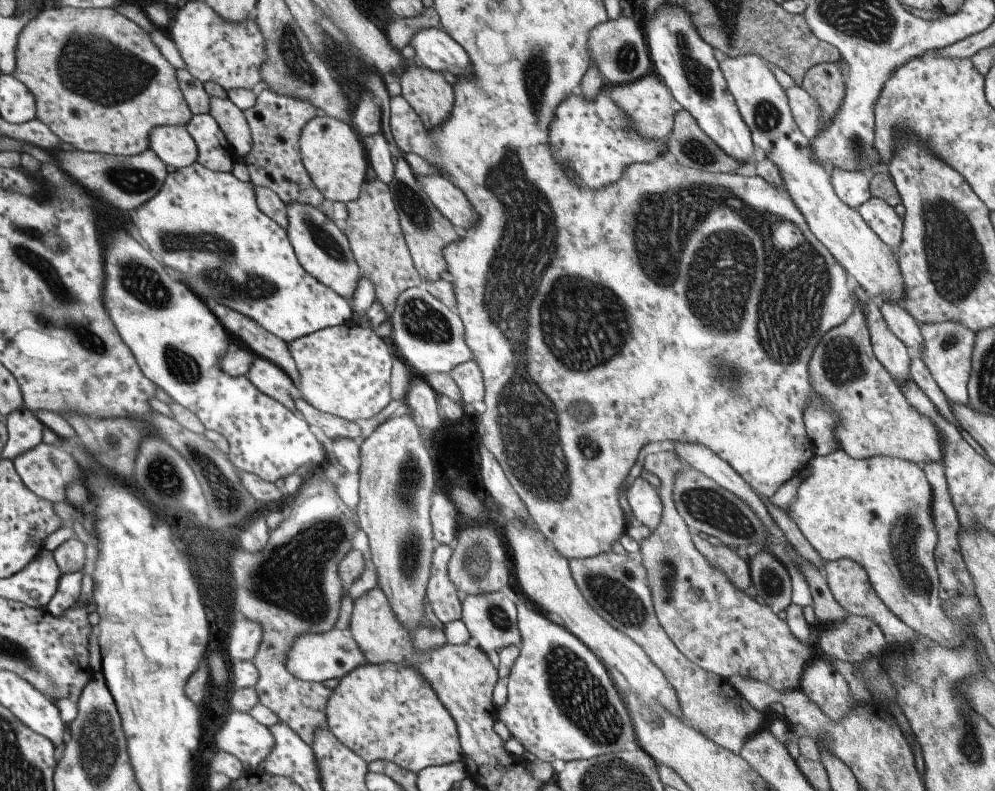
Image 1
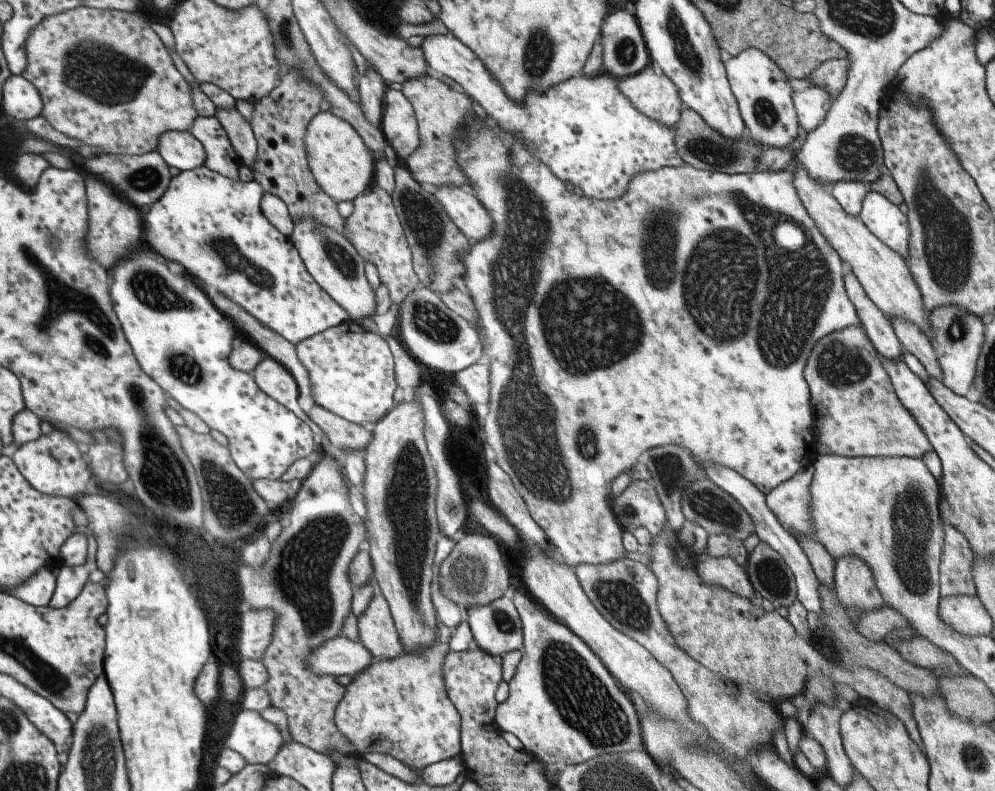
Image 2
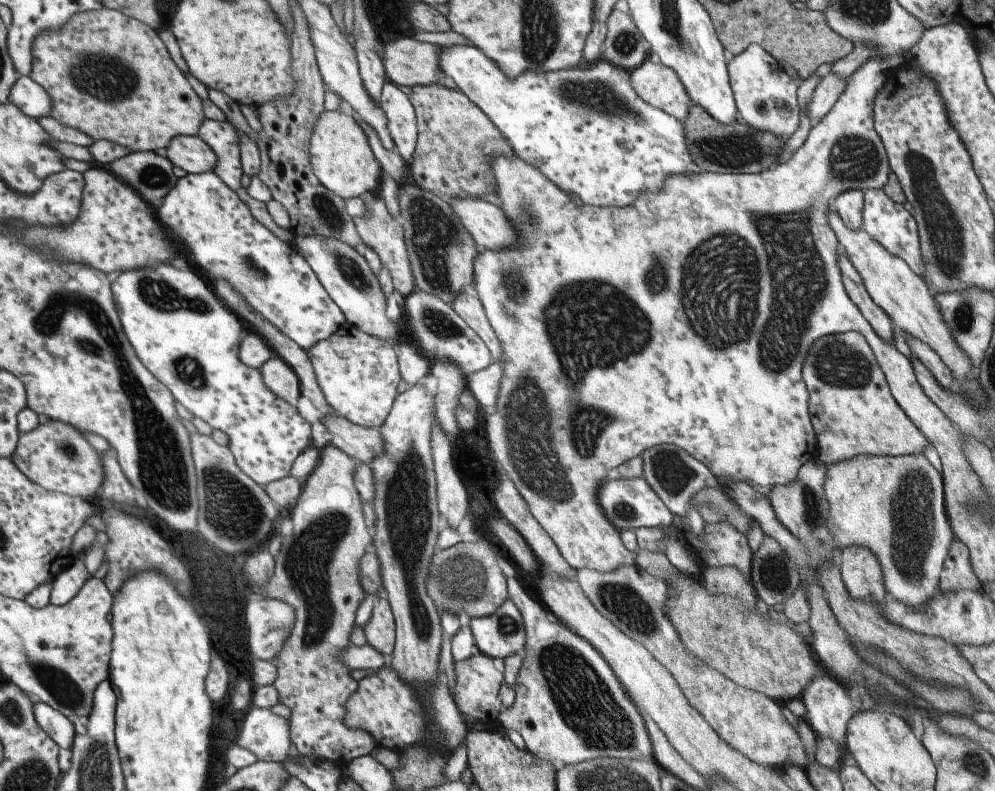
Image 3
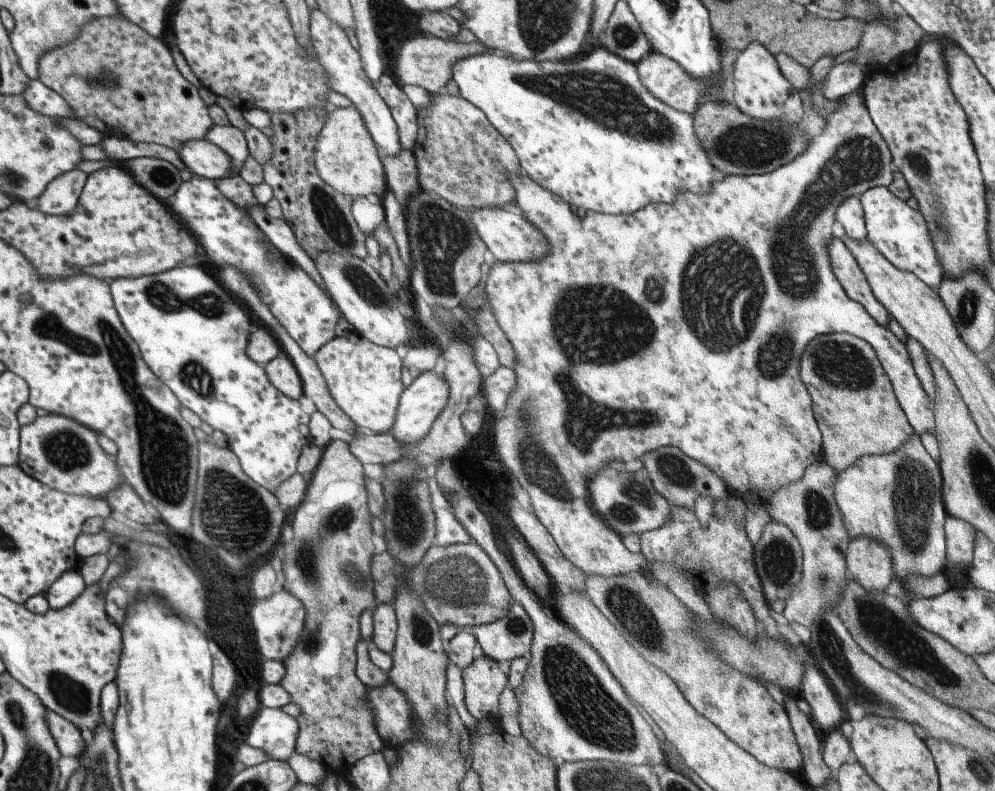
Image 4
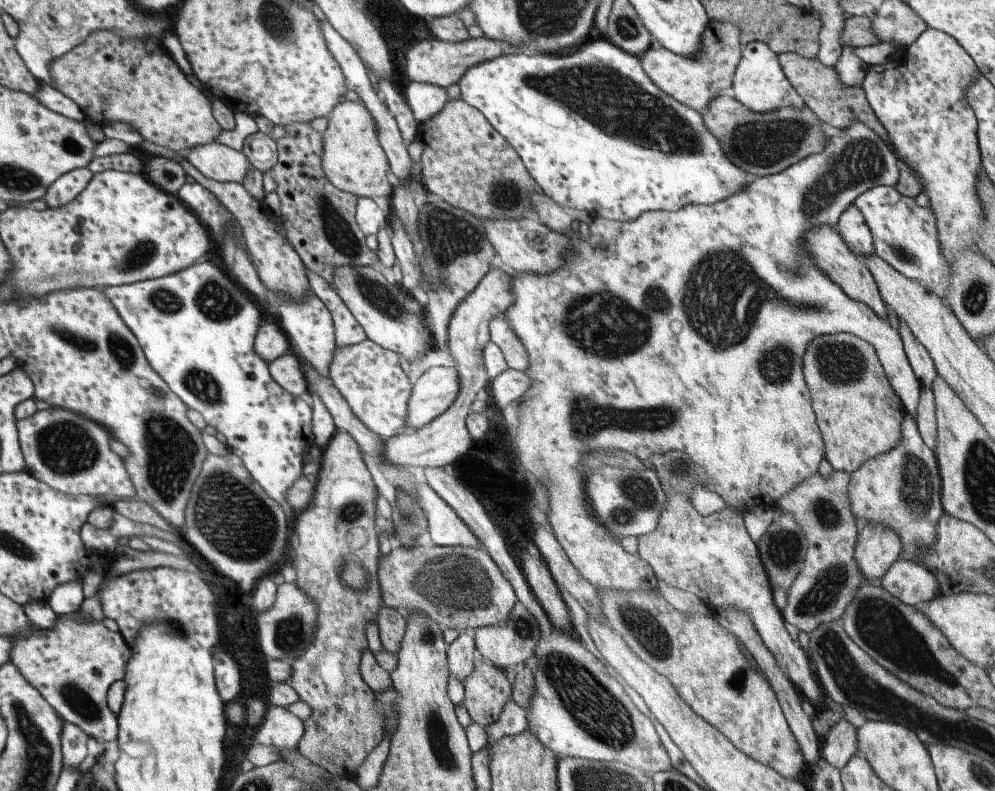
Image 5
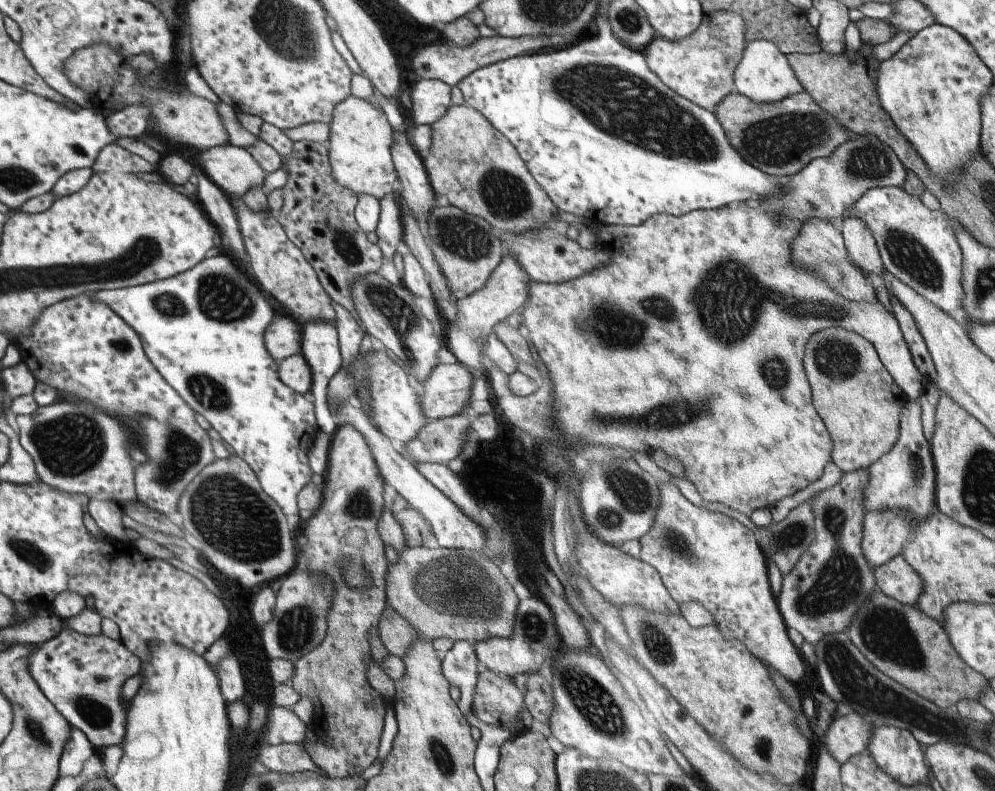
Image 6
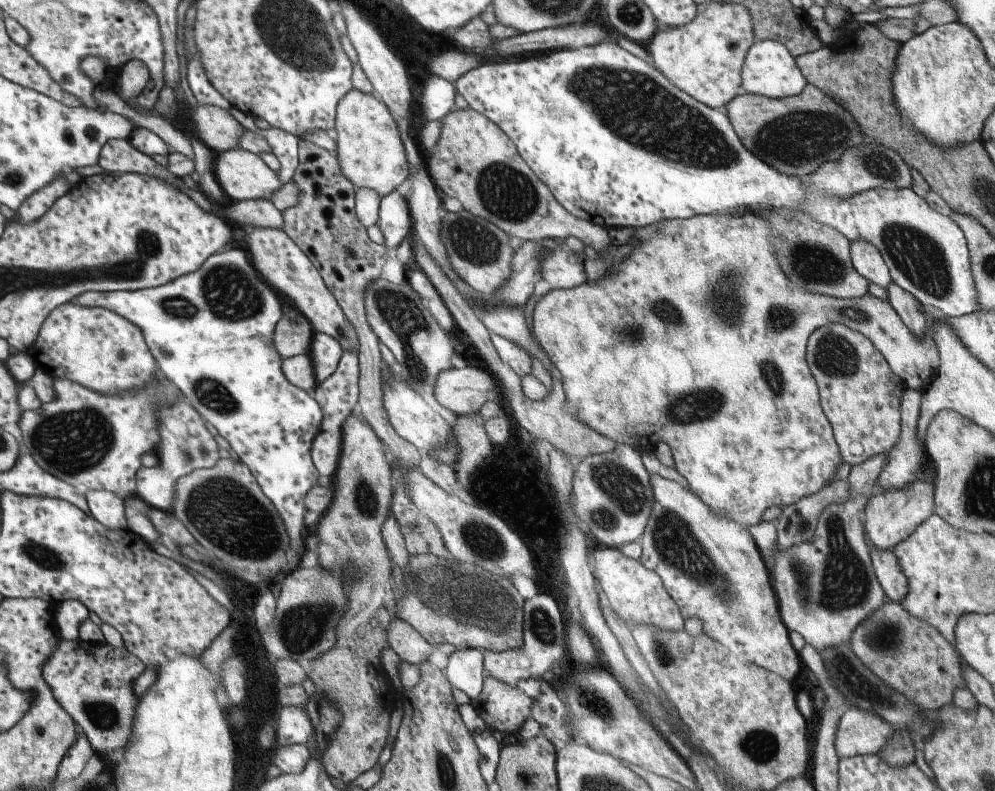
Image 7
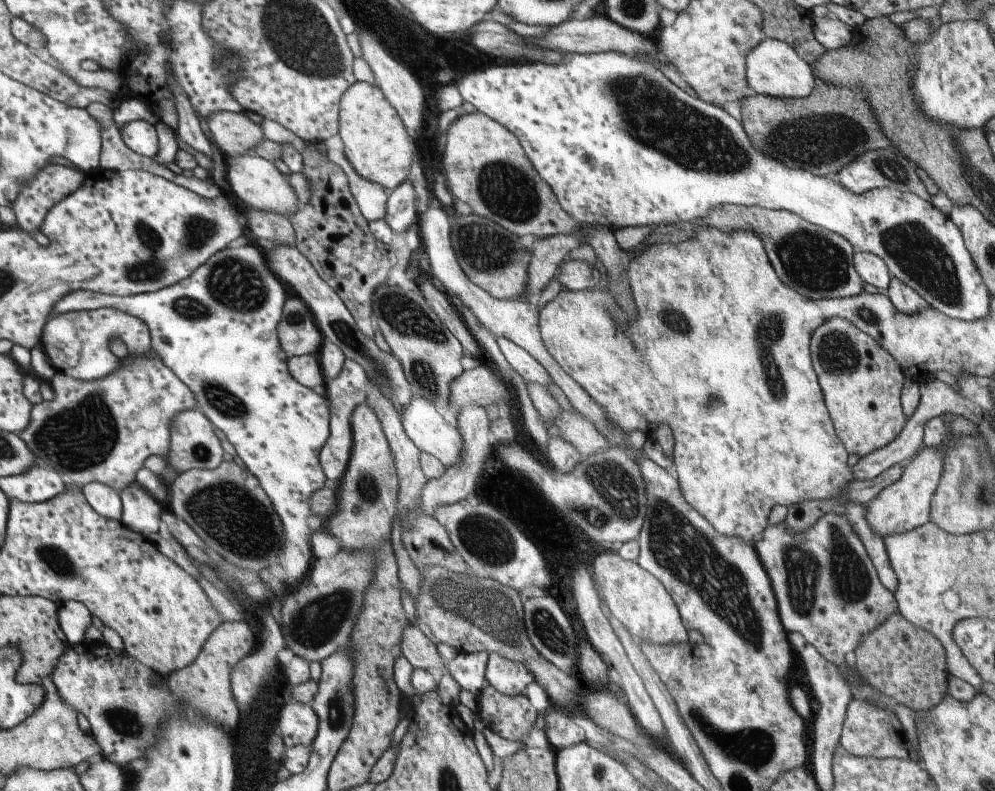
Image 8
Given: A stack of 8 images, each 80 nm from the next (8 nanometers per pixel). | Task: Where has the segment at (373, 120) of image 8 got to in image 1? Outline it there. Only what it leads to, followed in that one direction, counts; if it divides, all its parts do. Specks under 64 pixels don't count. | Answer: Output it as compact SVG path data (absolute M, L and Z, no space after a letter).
M327 114L316 116L305 125L300 145L304 165L313 182L329 200L348 203L360 196L368 158L365 158L365 150L348 122Z

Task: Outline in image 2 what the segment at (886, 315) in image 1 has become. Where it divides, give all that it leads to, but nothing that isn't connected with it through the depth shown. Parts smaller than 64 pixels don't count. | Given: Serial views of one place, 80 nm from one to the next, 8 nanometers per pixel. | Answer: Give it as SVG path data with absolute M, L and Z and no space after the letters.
M891 319L891 324L903 350L910 352L923 365L929 377L941 380L942 368L930 340L914 325L901 319Z

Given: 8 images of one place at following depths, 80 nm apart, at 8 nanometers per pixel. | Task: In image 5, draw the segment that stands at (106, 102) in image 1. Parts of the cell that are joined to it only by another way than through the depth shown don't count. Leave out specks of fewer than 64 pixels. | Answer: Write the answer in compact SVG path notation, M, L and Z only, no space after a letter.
M97 31L83 45L75 47L65 56L55 59L52 73L56 78L57 90L77 101L89 120L103 127L111 121L123 121L133 126L144 141L188 156L193 147L217 142L224 132L214 114L214 103L209 101L203 90L189 82L189 78L173 61L165 48L157 46L151 55L146 49L147 41L125 41L111 31Z

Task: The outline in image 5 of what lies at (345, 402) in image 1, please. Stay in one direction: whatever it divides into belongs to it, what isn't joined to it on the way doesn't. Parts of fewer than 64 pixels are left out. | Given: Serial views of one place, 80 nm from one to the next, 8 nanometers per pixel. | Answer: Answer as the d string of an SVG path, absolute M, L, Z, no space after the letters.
M369 339L350 347L338 346L330 379L349 401L353 414L369 431L386 440L406 430L411 386L399 366L396 352L389 352Z

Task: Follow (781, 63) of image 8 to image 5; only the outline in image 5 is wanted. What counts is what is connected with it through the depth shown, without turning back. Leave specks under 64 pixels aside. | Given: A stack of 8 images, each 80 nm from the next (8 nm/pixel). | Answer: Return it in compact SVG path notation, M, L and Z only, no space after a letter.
M753 41L744 43L740 50L740 59L732 76L733 96L754 113L764 113L781 107L792 106L800 109L804 102L797 91L789 84L781 70L778 55L768 43Z

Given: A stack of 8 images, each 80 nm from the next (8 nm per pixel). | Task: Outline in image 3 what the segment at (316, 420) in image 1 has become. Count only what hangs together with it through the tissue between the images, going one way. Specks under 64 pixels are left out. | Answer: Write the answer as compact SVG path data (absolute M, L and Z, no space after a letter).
M340 414L320 419L329 427L331 443L350 454L357 463L363 465L382 453L384 440L379 429L353 424Z

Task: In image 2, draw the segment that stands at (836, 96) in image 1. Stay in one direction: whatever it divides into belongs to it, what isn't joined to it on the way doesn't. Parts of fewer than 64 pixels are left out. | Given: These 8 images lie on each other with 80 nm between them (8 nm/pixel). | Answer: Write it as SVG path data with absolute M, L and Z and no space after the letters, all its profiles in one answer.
M847 57L822 62L809 74L814 80L812 87L823 87L833 100L844 85L849 67L850 60Z

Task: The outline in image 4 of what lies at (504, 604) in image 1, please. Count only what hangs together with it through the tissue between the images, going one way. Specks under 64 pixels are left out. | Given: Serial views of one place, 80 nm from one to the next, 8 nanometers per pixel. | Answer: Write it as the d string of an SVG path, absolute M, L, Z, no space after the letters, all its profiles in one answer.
M515 602L509 603L500 619L469 626L468 629L479 644L483 656L495 662L528 656L530 652L532 626L525 611Z

